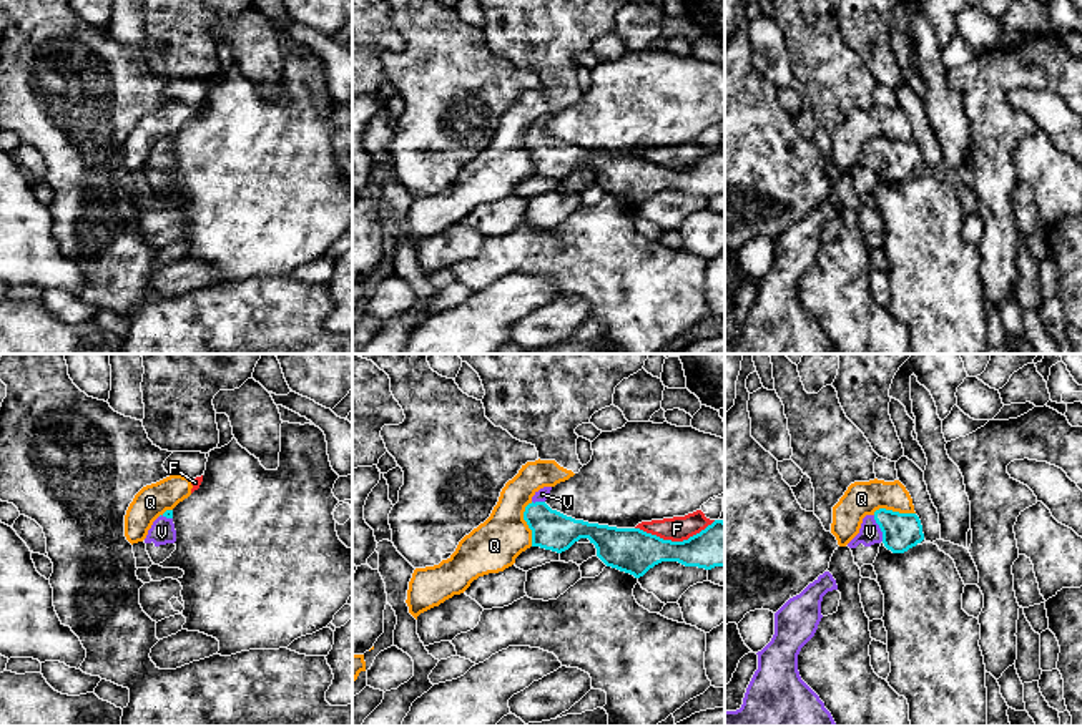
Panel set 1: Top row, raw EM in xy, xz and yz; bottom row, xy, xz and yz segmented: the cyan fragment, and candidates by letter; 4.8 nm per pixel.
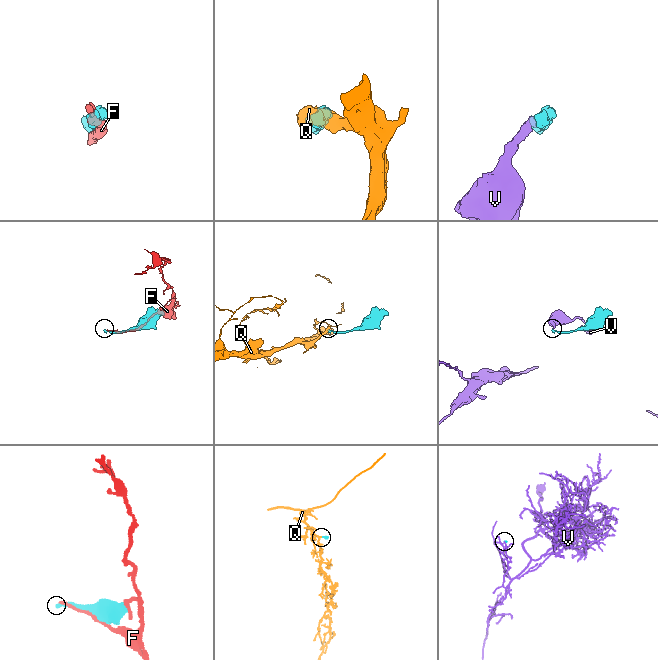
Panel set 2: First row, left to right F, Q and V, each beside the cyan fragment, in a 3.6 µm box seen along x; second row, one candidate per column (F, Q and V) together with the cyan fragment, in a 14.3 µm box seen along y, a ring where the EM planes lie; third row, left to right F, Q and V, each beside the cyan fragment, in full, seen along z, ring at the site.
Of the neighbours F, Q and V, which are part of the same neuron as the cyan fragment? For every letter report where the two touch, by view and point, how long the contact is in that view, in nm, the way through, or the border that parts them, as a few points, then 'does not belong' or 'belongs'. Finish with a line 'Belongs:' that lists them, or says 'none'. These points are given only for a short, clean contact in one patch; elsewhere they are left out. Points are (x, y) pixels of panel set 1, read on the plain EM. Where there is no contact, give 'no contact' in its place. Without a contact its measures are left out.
F: contact xz (675, 170); length 400 nm; does not belong
Q: contact xz (527, 152); length 220 nm; border xz (529, 130), (524, 148), (531, 158), (532, 173); does not belong
V: contact yz (880, 155); length 140 nm; way yz (901, 160), (880, 155), (870, 160); belongs
Belongs: V

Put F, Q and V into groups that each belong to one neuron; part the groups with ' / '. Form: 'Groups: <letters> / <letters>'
Groups: F Q / V

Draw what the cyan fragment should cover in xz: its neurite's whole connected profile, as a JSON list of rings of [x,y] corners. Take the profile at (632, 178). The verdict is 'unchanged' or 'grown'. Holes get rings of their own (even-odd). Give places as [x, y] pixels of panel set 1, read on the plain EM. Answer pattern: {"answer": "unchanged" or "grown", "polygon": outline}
{"answer": "grown", "polygon": [[[543,115],[535,120],[524,140],[524,148],[532,158],[532,174],[562,181],[580,166],[588,166],[607,194],[635,206],[661,189],[678,189],[705,198],[725,194],[723,148],[715,148],[688,168],[671,169],[640,156],[617,156],[567,145],[545,131],[550,118],[552,115]]]}

